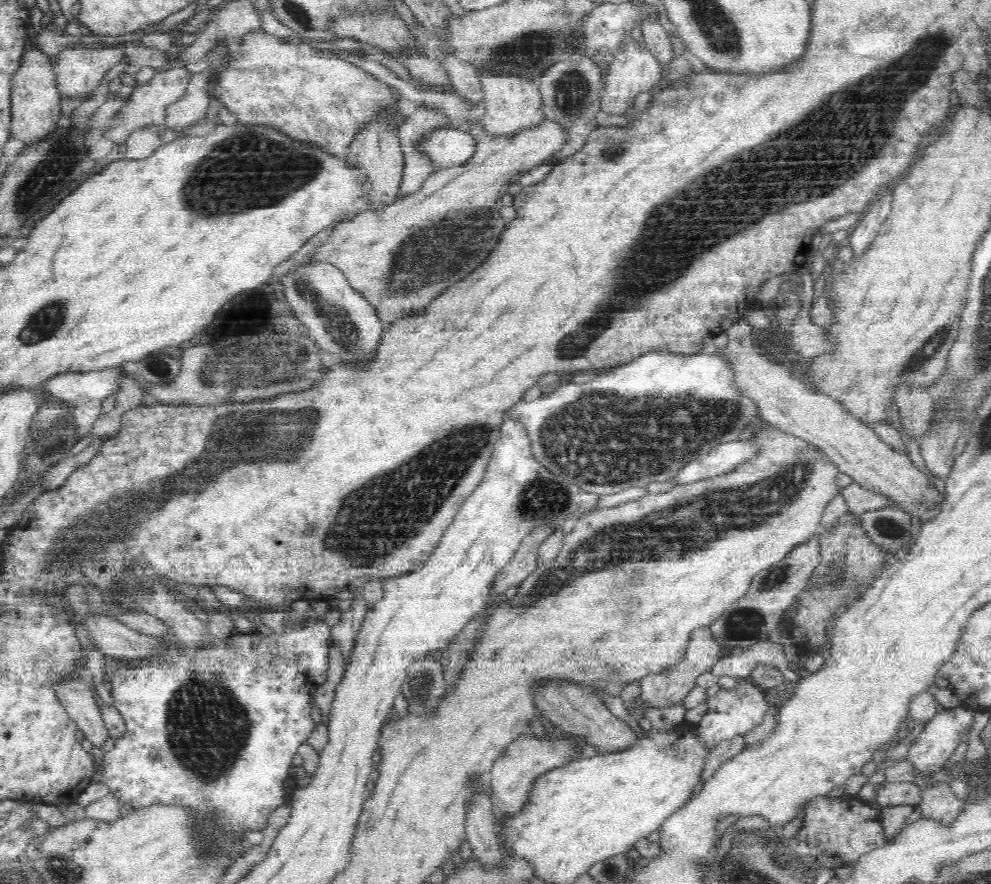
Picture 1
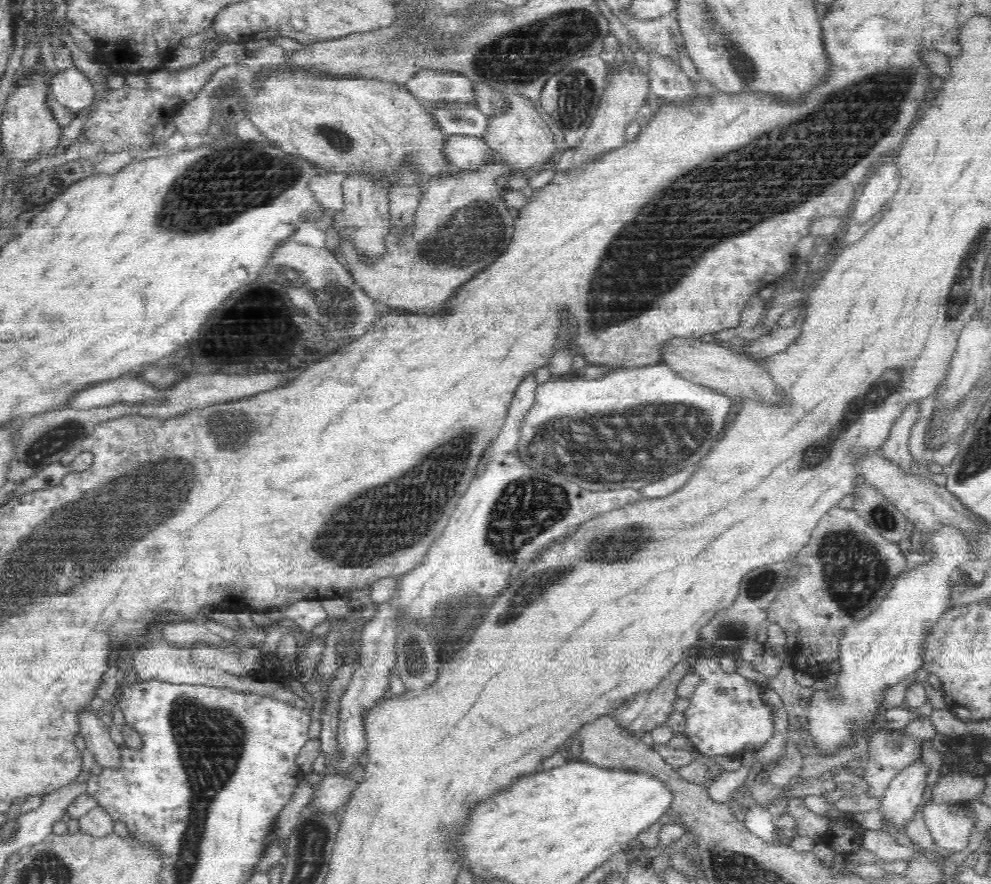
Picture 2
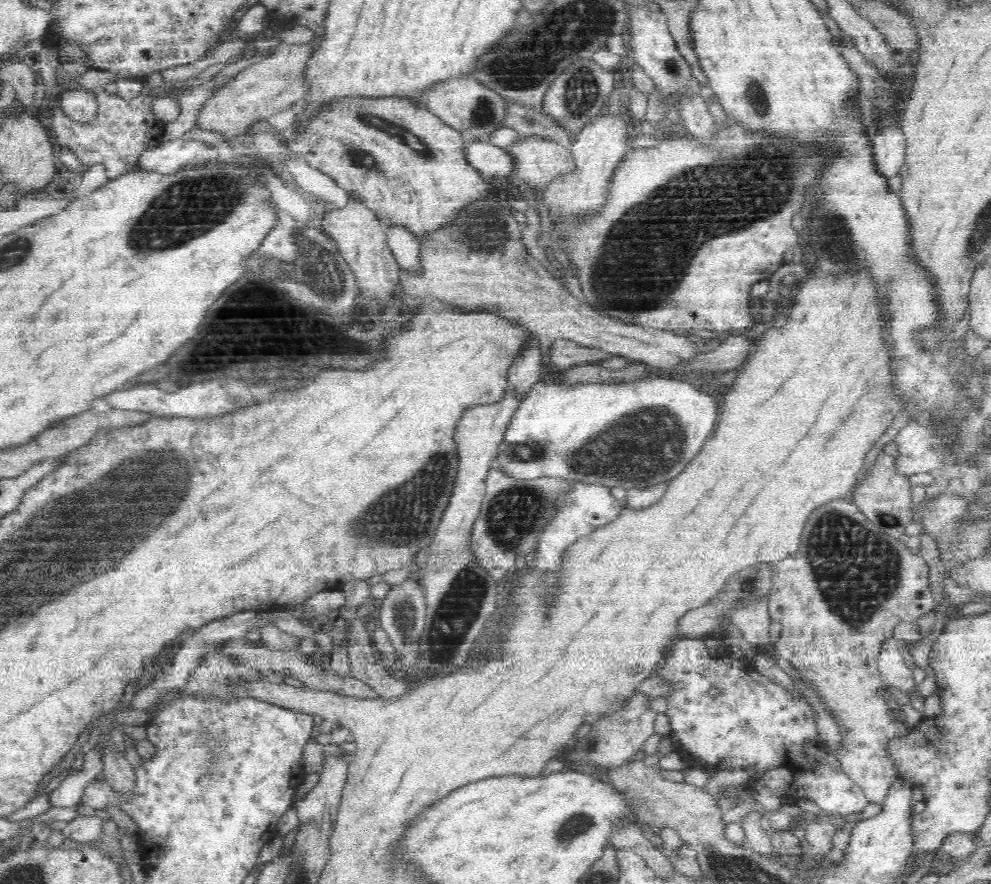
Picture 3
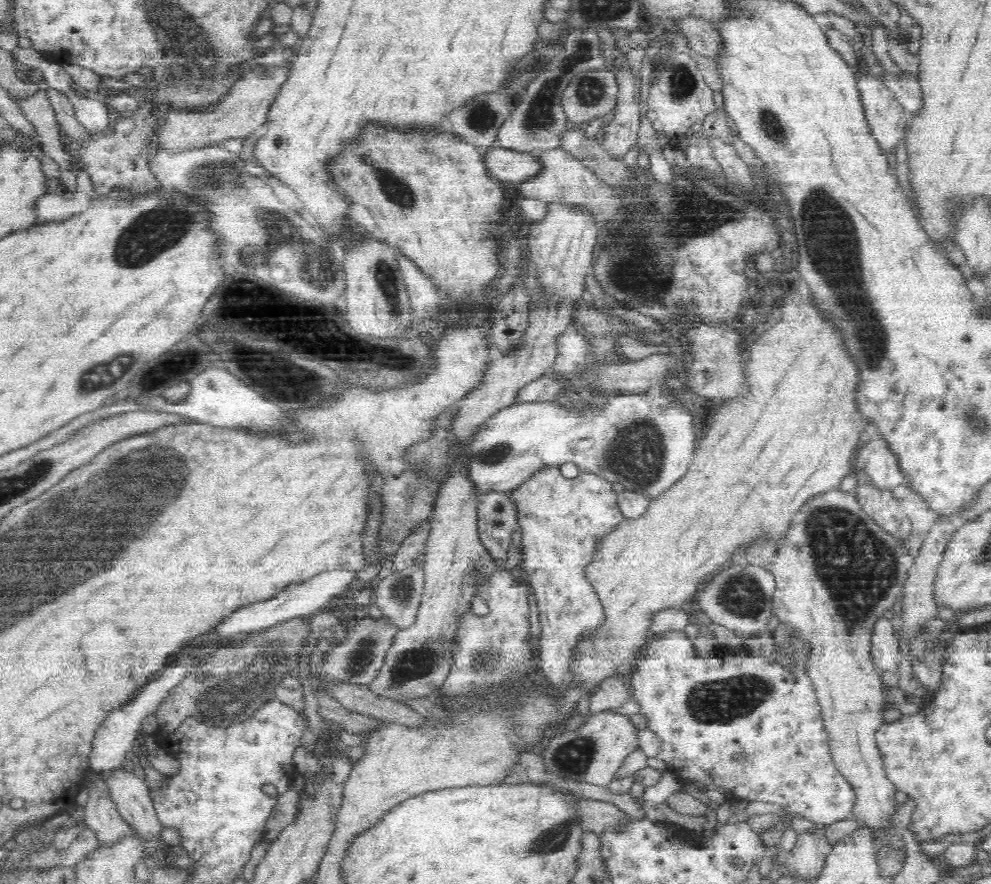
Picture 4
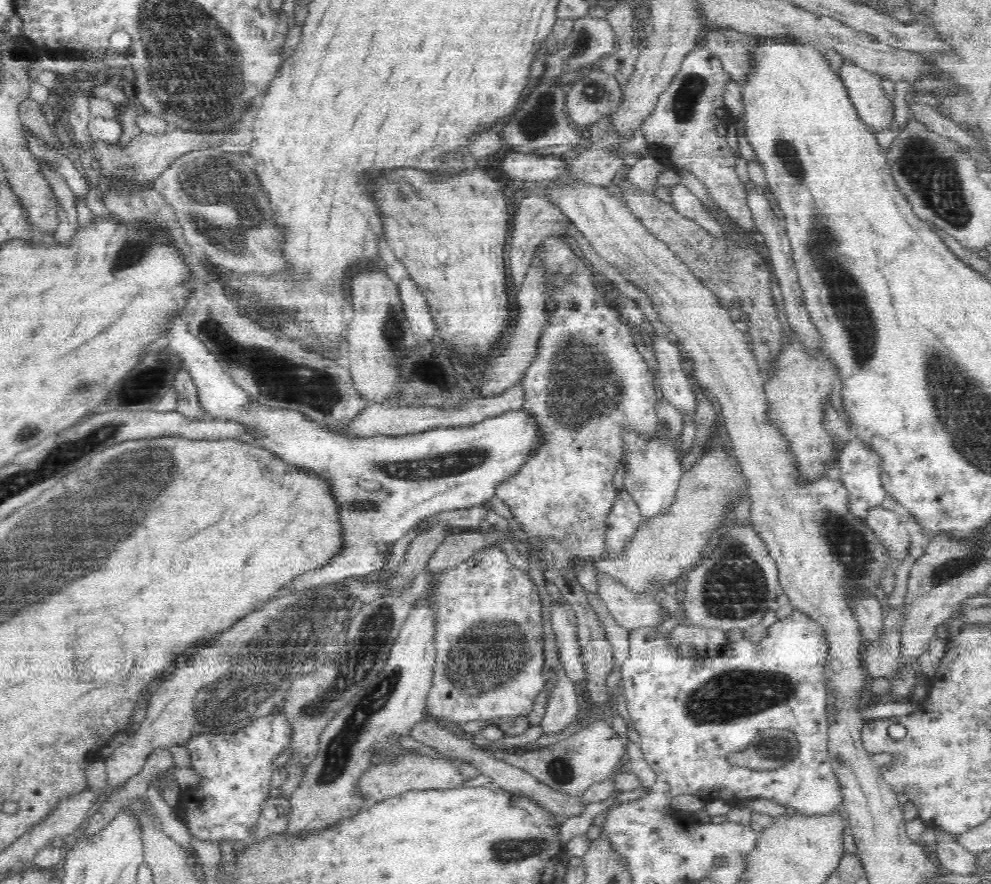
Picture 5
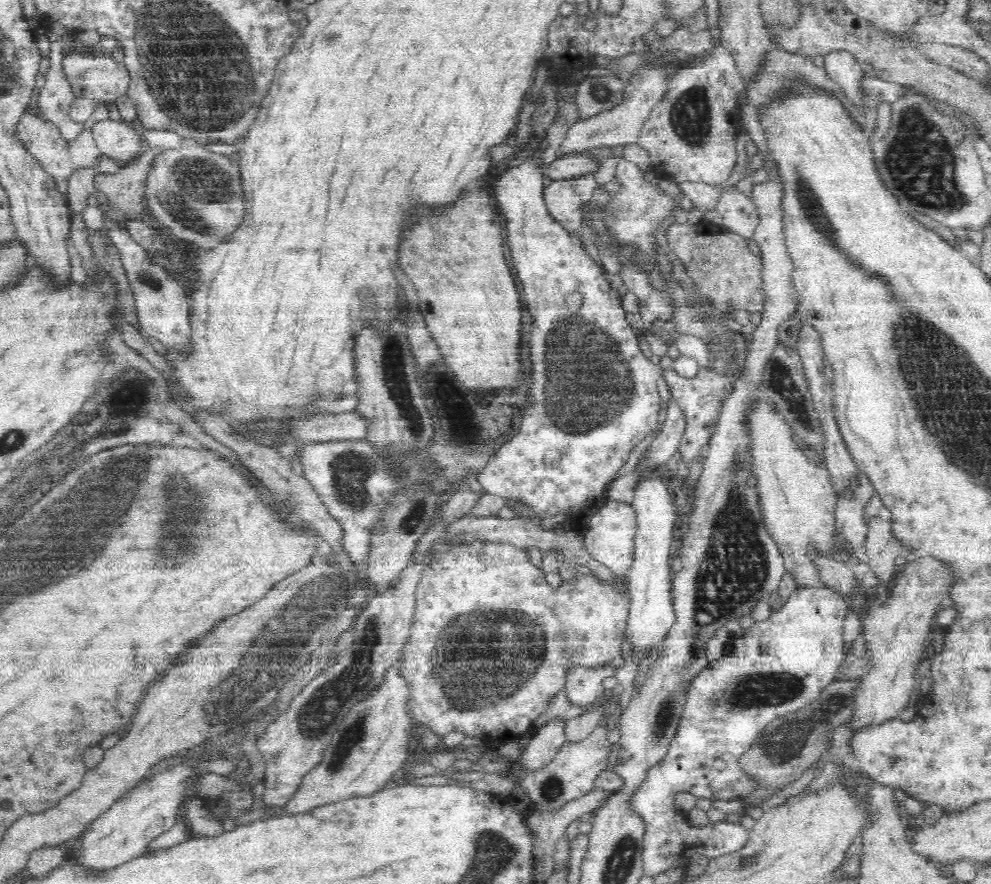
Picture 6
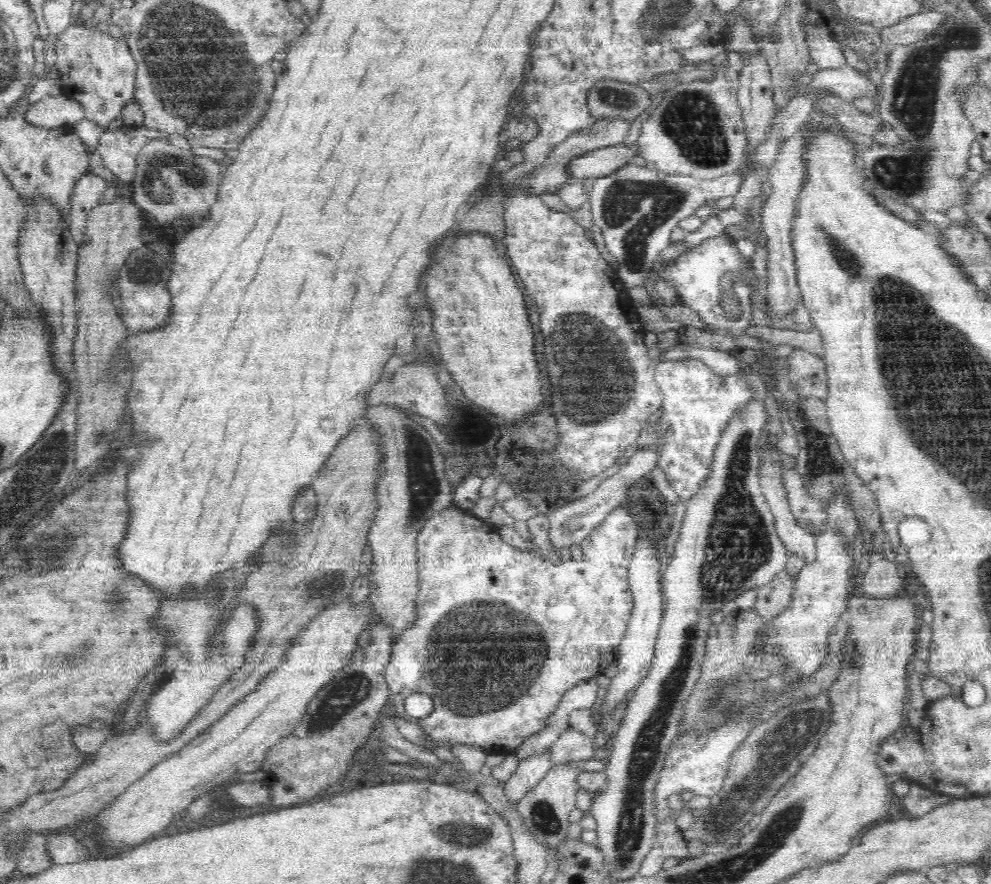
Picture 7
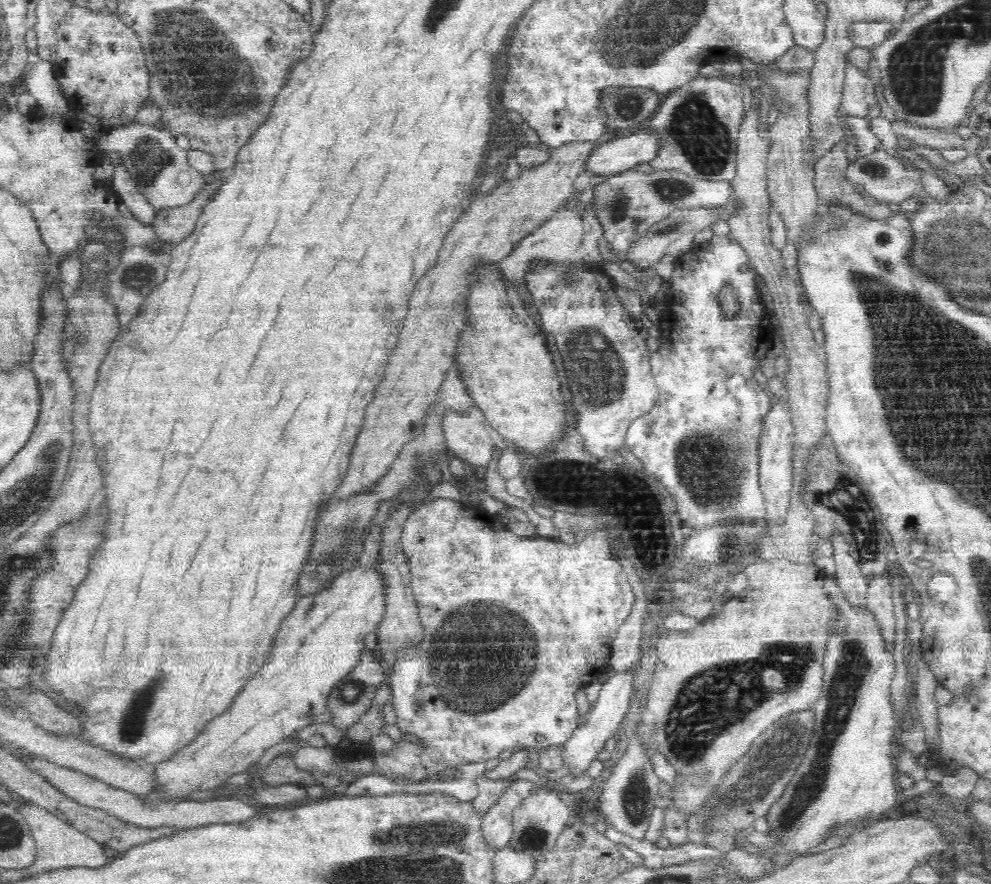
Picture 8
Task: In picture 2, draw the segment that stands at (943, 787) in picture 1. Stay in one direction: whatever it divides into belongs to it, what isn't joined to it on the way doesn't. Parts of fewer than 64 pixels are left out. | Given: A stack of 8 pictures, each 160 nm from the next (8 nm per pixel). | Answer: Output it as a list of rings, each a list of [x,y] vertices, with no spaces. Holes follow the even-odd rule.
[[[927,803],[922,807],[923,819],[936,850],[948,854],[960,852],[968,846],[970,834],[974,832],[974,820],[968,817],[952,817],[944,810],[944,803]]]

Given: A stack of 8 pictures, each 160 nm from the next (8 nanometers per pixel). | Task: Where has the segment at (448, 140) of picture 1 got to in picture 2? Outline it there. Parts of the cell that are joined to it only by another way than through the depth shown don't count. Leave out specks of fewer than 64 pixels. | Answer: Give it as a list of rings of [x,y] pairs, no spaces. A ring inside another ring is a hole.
[[[452,135],[447,142],[447,157],[462,172],[477,171],[486,165],[500,163],[501,157],[486,139]]]

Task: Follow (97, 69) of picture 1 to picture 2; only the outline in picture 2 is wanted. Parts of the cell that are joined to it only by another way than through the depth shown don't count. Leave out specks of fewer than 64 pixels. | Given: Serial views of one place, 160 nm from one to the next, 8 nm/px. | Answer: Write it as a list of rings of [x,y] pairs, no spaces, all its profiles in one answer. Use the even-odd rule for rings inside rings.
[[[78,69],[59,71],[51,79],[50,90],[53,97],[67,110],[78,113],[90,106],[96,93],[91,79],[84,77]]]

